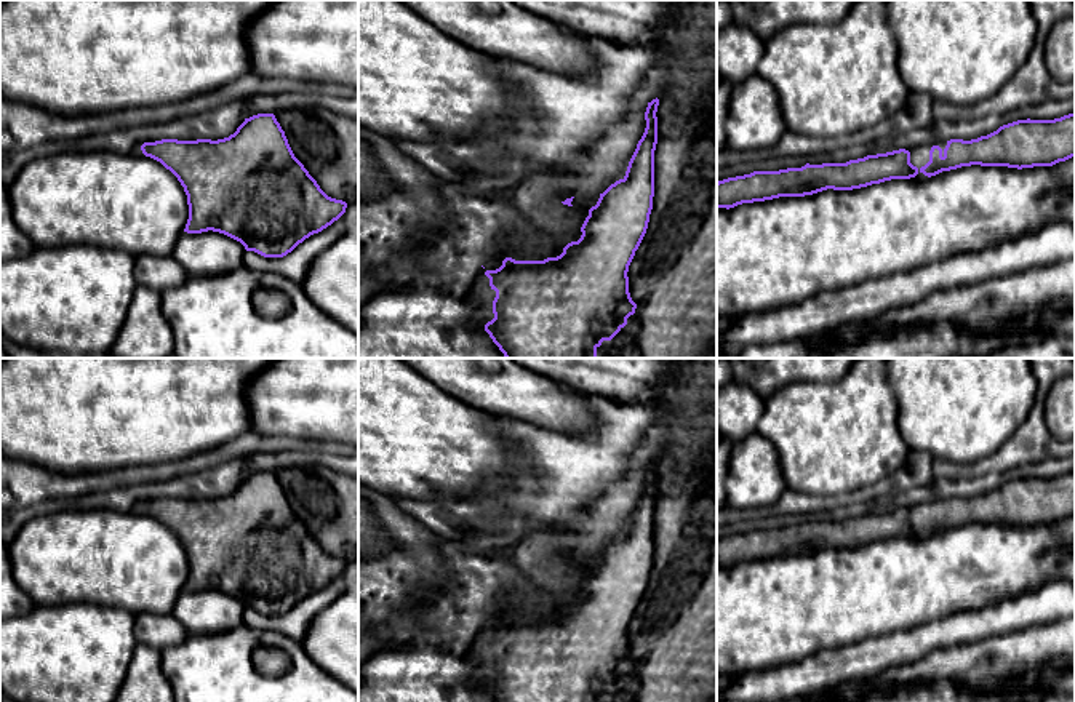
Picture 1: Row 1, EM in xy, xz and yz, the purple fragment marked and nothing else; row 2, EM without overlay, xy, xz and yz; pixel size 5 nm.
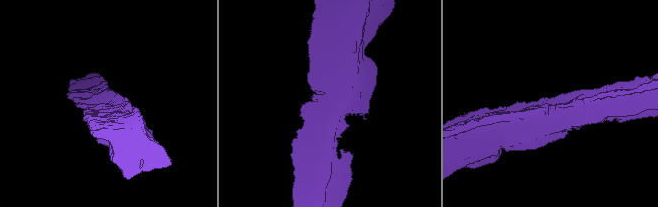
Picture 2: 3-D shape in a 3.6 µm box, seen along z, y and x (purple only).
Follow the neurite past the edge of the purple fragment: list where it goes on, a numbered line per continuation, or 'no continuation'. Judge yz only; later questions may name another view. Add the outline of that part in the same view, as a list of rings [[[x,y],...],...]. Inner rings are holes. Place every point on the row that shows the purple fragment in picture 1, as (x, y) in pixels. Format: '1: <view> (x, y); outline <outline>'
1: yz (920, 155); outline [[[933,141],[931,144],[918,146],[913,150],[910,150],[910,163],[918,168],[917,176],[921,179],[928,177],[920,171],[920,168],[929,162],[929,150],[933,146],[939,146],[942,149],[942,157],[944,157],[944,149],[947,146],[947,141]]]

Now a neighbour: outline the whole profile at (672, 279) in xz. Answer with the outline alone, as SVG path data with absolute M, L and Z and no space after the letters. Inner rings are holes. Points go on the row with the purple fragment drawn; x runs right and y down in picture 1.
M717 77L693 82L685 90L670 90L657 106L657 144L654 150L654 197L646 233L629 265L629 293L637 304L640 328L635 334L638 358L717 358L717 101L712 90Z

